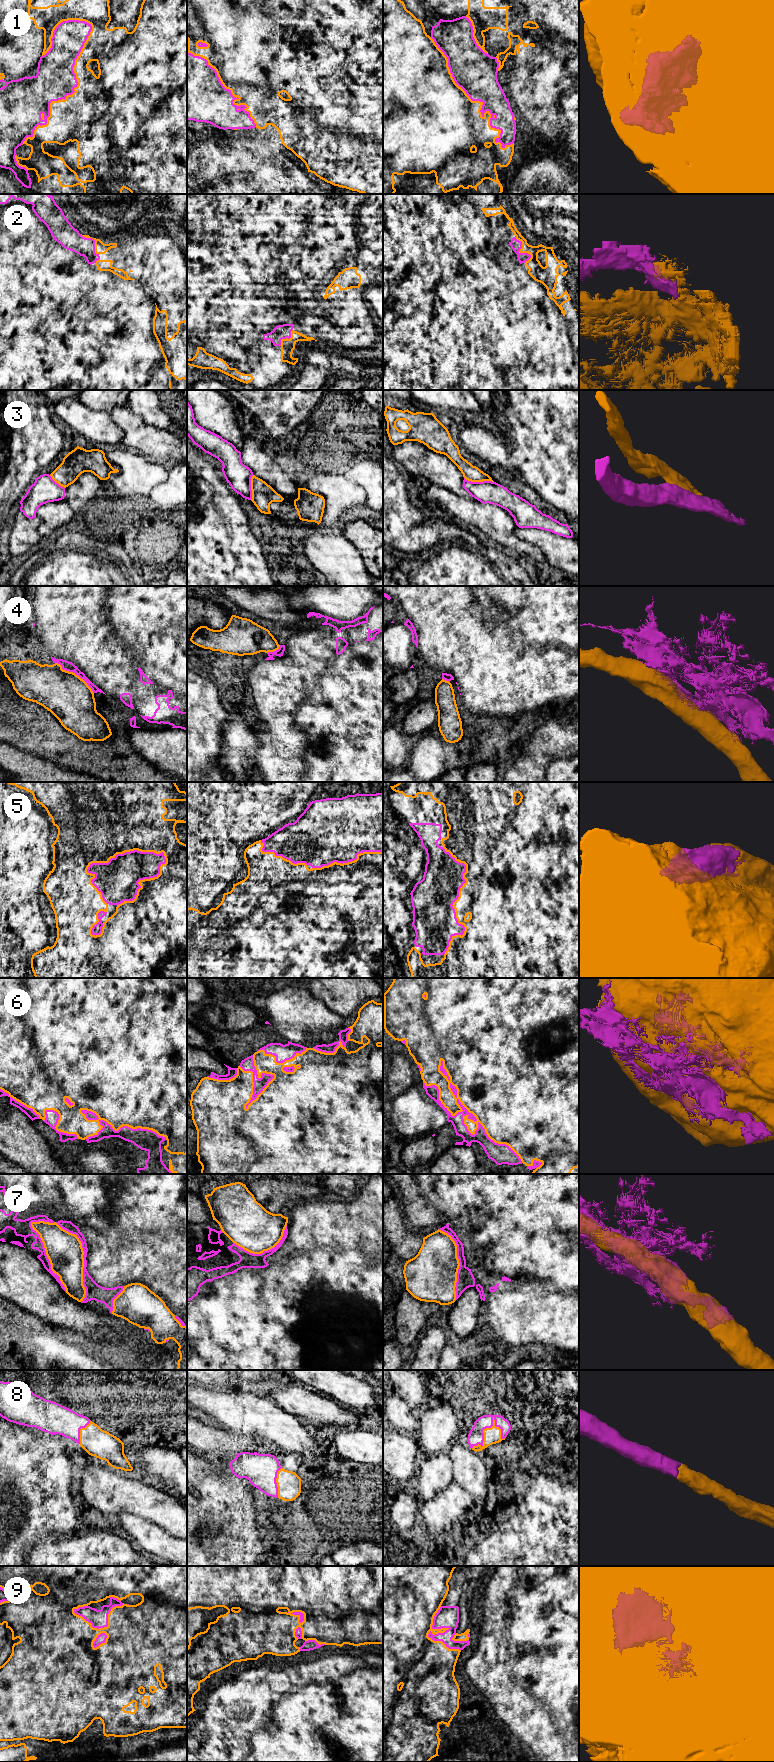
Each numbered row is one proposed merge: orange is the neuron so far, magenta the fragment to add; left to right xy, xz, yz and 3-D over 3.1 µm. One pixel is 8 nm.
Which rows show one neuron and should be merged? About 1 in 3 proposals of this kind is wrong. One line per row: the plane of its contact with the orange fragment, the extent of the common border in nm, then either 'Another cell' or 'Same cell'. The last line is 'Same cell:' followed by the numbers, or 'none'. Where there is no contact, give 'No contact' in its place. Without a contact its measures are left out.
1: Touches orange in xy. Shared border 1100 nm. Same cell
2: Touches orange in yz. Shared border 240 nm. Another cell
3: Touches orange in yz. Shared border 240 nm. Another cell
4: Touches orange in xy. Shared border 400 nm. Another cell
5: Touches orange in xy. Shared border 650 nm. Same cell
6: Touches orange in yz. Shared border 1050 nm. Same cell
7: Touches orange in xy. Shared border 750 nm. Another cell
8: Touches orange in yz. Shared border 320 nm. Same cell
9: Touches orange in yz. Shared border 400 nm. Same cell
Same cell: 1, 5, 6, 8, 9

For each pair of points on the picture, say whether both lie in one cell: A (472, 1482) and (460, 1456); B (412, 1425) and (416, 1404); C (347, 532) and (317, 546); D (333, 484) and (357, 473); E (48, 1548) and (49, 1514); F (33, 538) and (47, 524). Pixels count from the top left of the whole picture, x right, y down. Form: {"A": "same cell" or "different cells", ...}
{"A": "same cell", "B": "different cells", "C": "different cells", "D": "different cells", "E": "different cells", "F": "different cells"}

